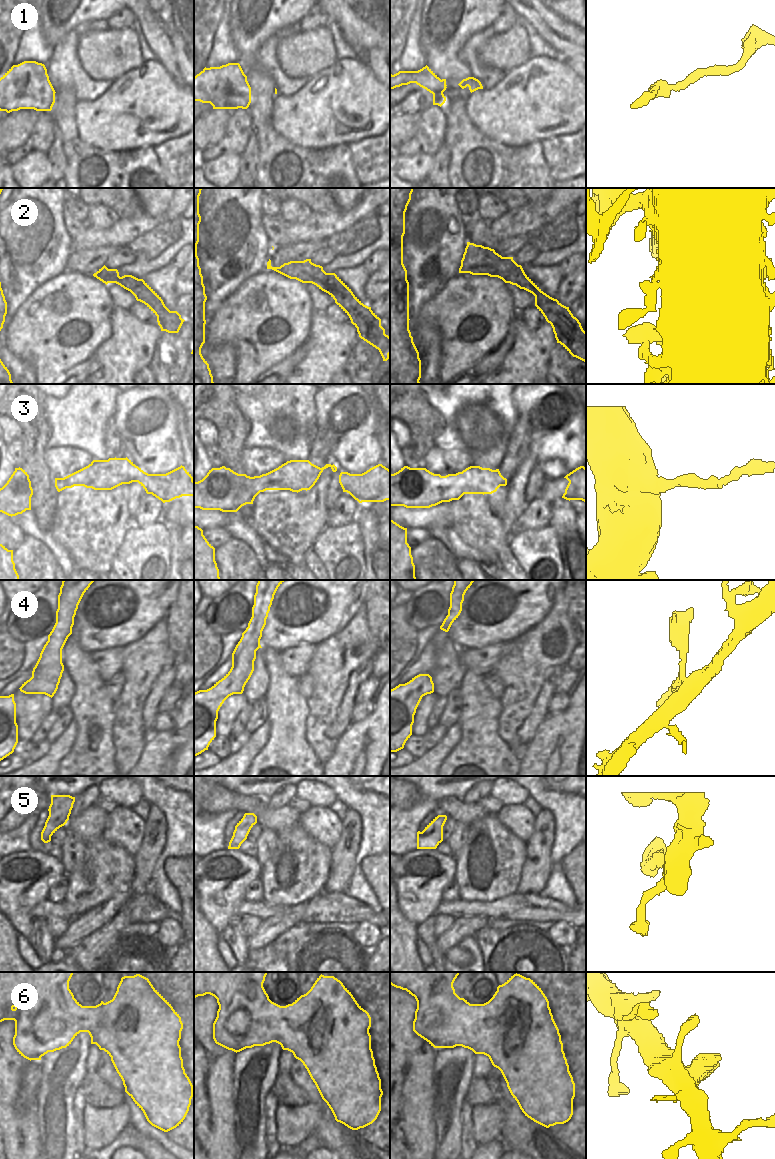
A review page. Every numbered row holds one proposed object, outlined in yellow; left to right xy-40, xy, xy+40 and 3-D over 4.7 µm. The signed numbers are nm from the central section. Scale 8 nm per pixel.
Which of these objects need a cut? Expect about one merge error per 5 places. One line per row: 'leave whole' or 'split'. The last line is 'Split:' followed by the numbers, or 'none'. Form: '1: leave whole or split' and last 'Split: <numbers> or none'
1: leave whole
2: leave whole
3: split
4: leave whole
5: leave whole
6: leave whole
Split: 3

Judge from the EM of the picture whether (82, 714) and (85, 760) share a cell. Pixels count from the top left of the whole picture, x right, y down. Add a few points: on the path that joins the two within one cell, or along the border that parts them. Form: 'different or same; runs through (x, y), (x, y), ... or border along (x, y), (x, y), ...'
same; runs through (85, 725), (85, 749)

